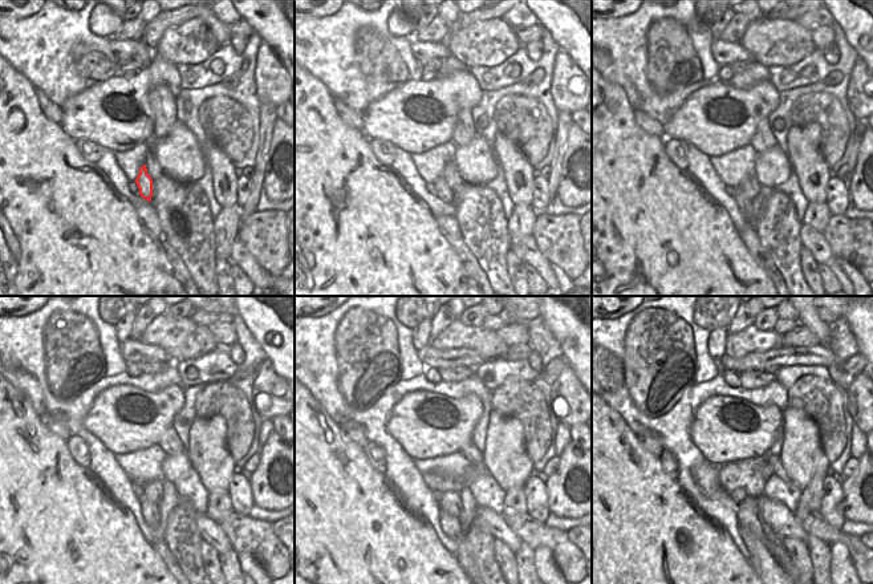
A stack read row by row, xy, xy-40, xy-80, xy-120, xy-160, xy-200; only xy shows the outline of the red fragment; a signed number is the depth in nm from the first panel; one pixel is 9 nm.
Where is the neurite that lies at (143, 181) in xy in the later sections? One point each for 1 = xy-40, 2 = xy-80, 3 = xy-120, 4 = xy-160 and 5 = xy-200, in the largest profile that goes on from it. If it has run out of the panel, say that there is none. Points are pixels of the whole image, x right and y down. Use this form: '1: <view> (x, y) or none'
1: xy-40 (443, 191)
2: xy-80 (744, 205)
3: xy-120 (149, 510)
4: xy-160 (450, 526)
5: xy-200 (762, 562)

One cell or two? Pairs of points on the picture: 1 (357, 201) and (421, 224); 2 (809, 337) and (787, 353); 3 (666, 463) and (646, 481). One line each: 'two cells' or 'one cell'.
1: one cell
2: two cells
3: two cells

